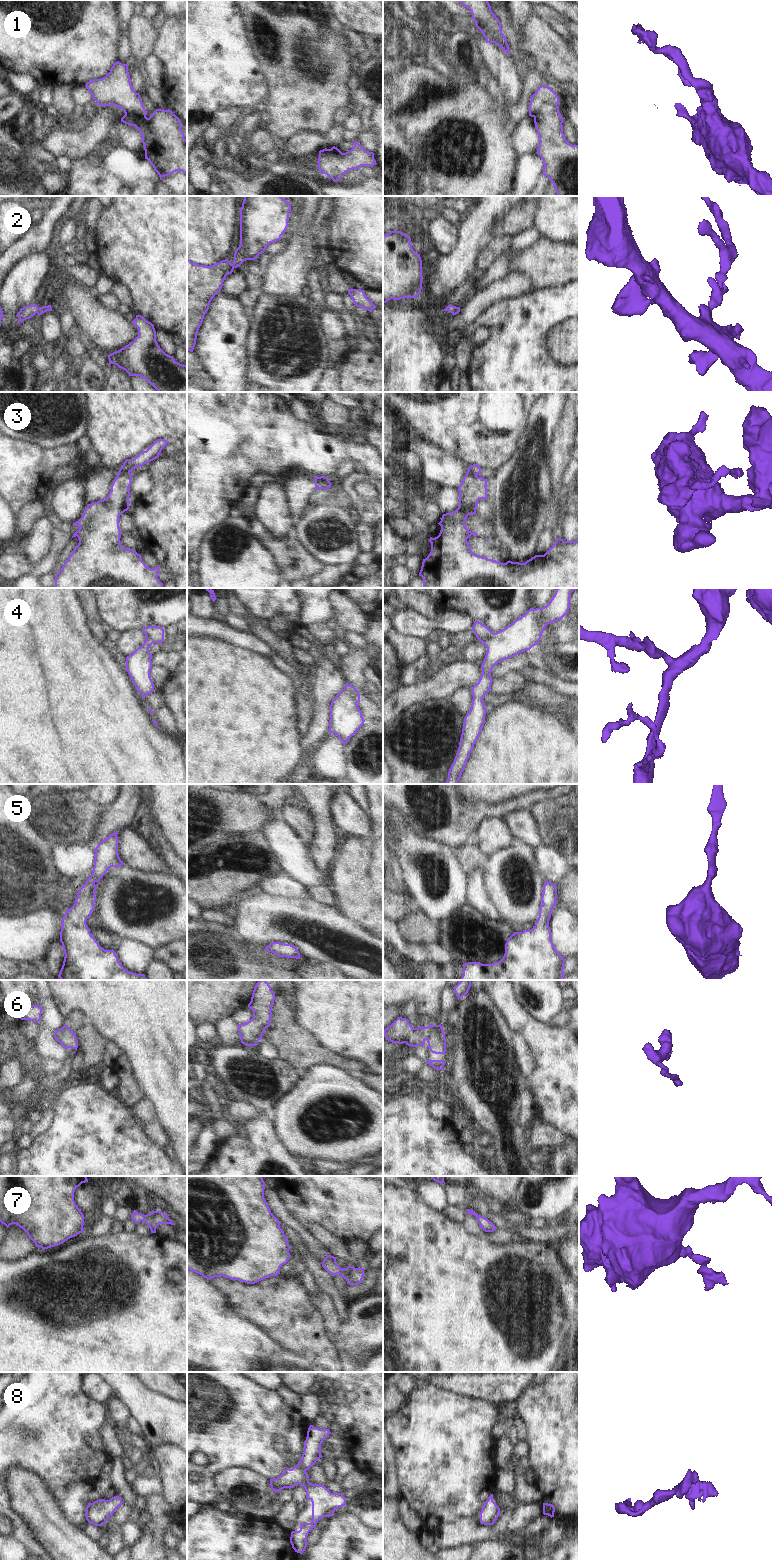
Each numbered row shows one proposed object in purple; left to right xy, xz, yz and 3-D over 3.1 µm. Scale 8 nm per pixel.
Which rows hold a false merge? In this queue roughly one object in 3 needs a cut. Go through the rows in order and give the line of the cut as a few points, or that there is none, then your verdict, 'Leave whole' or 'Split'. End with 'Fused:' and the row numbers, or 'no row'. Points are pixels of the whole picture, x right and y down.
1: Split along yz (556, 104), (543, 104), (541, 110), (534, 117). Split
2: No split. Leave whole
3: Split along xy (119, 470), (129, 473). Split
4: Split along xz (344, 688), (357, 702). Split
5: No split. Leave whole
6: No split. Leave whole
7: No split. Leave whole
8: No split. Leave whole
Fused: 1, 3, 4

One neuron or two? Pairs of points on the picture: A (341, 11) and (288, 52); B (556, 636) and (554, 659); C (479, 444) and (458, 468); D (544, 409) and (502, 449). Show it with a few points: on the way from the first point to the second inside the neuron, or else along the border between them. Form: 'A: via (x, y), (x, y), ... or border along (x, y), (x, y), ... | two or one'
A: border along (331, 10), (331, 13), (341, 24) | two
B: border along (568, 624), (560, 622), (549, 637) | two
C: border along (443, 449), (457, 457), (467, 468) | two
D: border along (518, 436), (516, 449), (509, 458) | two

